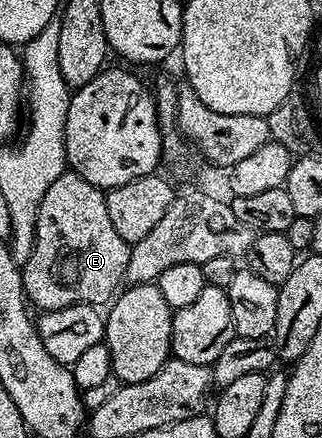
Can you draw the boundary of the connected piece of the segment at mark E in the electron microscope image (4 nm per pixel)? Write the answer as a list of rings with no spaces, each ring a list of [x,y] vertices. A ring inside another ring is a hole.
[[[66,170],[43,194],[37,241],[31,258],[21,269],[28,303],[41,312],[54,312],[76,304],[101,306],[104,300],[112,301],[125,280],[130,247],[119,238],[119,230],[111,226],[105,192],[76,172]]]

